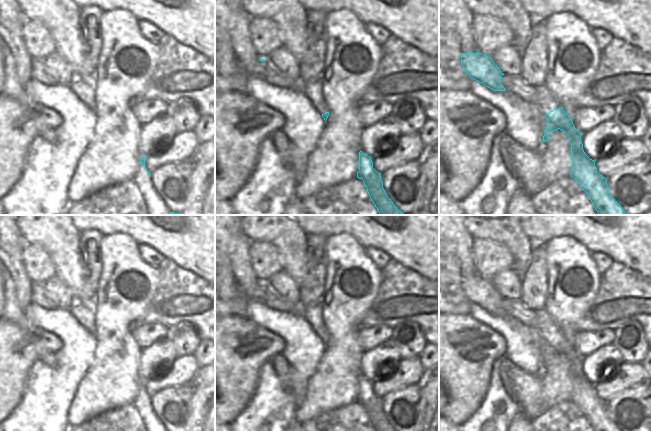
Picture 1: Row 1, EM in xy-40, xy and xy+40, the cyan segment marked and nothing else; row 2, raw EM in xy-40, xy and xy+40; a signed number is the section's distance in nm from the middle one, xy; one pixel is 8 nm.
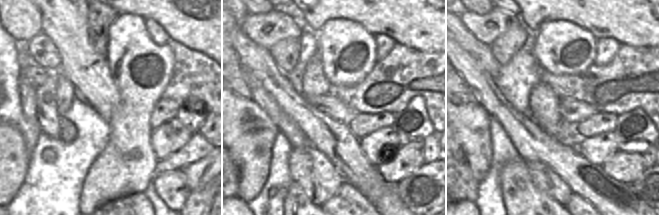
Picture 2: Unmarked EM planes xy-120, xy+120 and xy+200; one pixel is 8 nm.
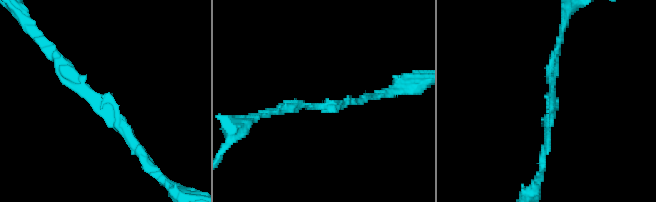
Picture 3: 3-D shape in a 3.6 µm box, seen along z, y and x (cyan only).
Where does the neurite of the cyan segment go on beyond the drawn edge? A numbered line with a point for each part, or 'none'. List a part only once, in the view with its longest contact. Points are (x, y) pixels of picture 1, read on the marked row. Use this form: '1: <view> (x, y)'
none

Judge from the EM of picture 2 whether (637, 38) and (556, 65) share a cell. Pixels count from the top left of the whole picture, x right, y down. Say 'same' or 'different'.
different

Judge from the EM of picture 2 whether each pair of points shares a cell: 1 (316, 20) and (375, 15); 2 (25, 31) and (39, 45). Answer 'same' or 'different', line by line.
1: same
2: different

